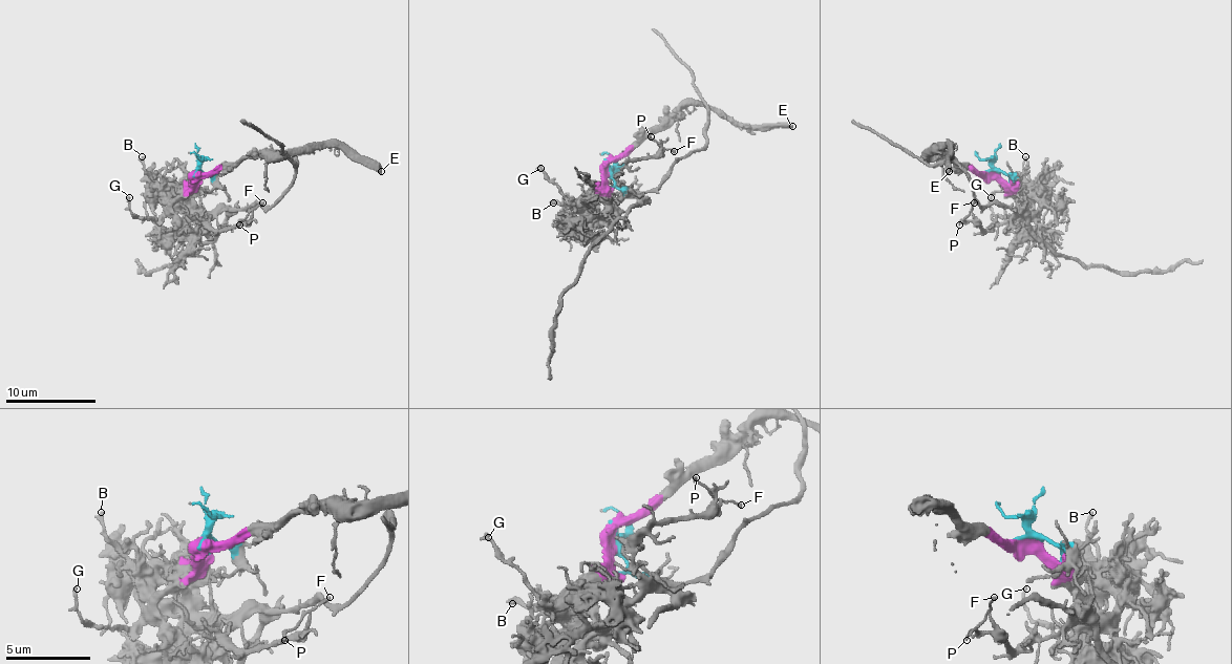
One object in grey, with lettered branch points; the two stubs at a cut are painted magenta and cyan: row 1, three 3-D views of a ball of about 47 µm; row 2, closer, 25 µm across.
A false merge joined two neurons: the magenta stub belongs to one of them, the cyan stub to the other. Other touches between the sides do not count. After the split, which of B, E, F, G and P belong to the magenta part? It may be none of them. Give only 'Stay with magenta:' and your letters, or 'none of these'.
Stay with magenta: B, E, G

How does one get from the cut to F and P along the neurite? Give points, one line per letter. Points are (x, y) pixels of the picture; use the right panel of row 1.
F: (991, 170), (1006, 172), (1022, 201), (1006, 221), (983, 229), (972, 211), (974, 201)
P: (991, 170), (1006, 172), (1022, 201), (1006, 221), (983, 229), (963, 219), (958, 225)

